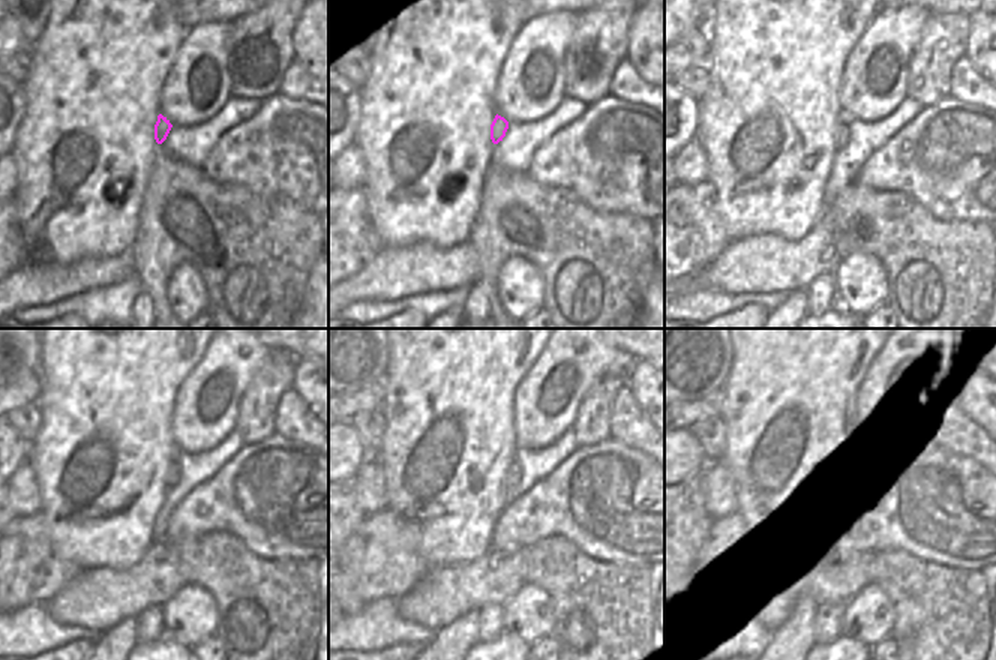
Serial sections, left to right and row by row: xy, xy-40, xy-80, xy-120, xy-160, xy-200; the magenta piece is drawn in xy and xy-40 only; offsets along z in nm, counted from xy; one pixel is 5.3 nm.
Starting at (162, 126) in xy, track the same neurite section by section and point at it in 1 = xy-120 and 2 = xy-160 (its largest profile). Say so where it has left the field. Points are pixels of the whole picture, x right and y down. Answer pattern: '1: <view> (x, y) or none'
1: xy-120 (173, 471)
2: xy-160 (512, 479)

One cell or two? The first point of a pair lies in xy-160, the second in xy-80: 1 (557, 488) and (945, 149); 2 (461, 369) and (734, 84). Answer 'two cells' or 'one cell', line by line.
1: one cell
2: one cell

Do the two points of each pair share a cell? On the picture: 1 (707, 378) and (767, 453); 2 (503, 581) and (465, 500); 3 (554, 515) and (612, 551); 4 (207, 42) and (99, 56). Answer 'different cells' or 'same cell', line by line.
1: different cells
2: different cells
3: same cell
4: different cells

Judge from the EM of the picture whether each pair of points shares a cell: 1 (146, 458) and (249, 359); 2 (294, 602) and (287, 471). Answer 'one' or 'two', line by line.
1: two
2: two

